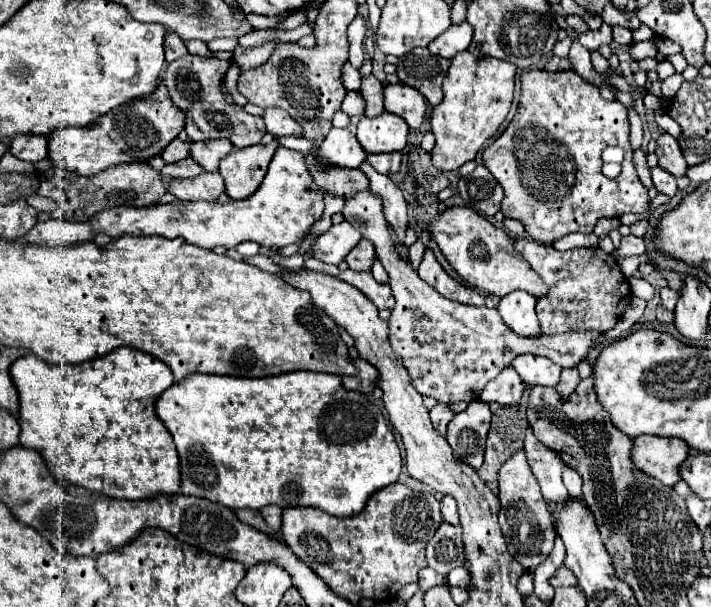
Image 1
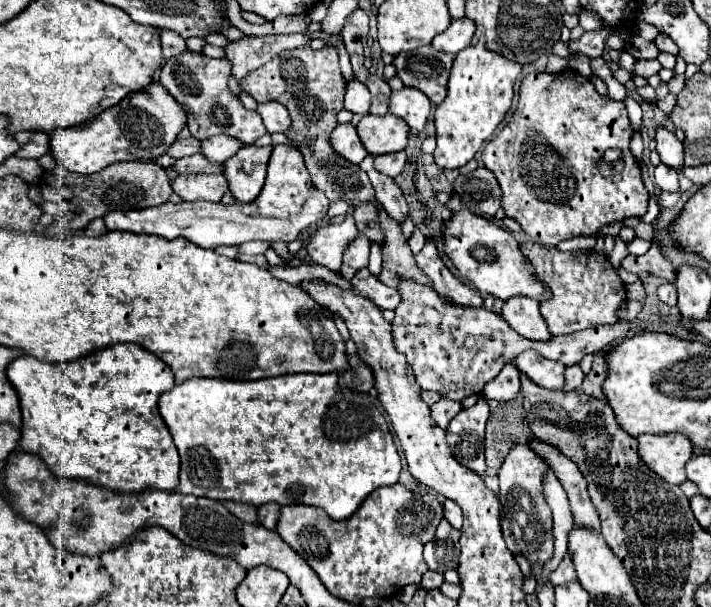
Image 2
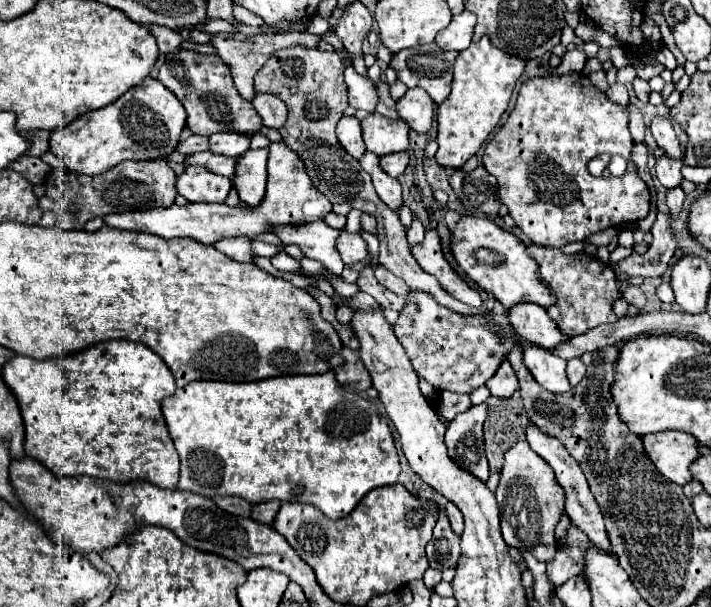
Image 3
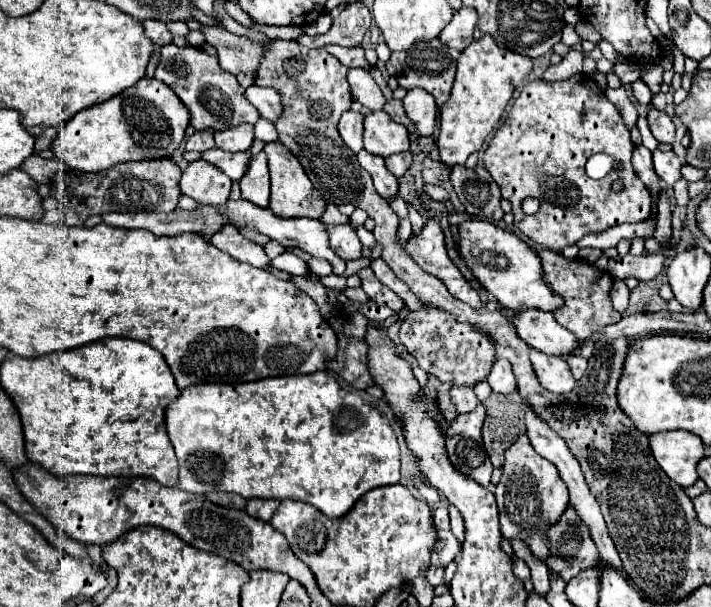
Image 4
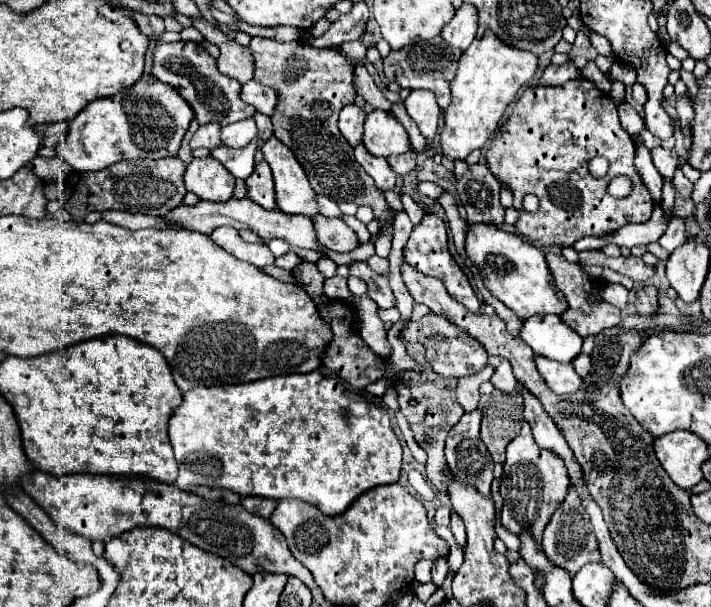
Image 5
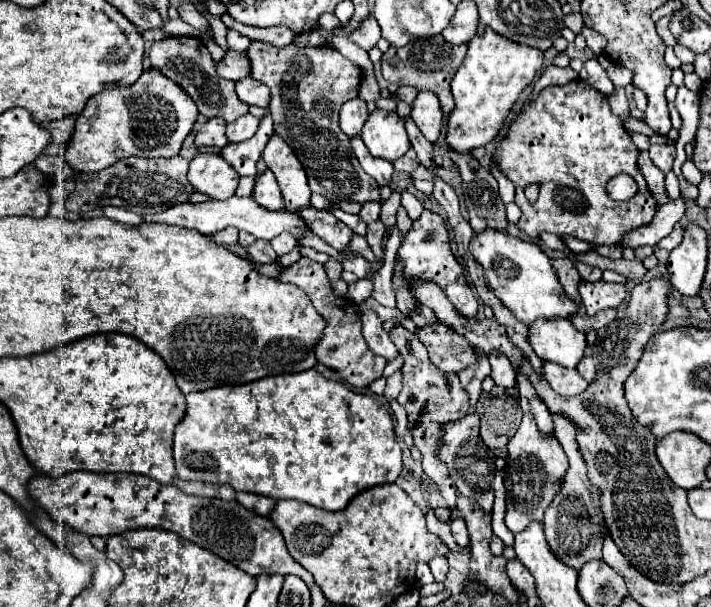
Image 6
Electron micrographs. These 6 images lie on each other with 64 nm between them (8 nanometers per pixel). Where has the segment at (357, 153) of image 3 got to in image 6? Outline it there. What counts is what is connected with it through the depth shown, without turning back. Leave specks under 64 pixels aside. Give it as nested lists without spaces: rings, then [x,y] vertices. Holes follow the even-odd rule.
[[[360,98],[348,100],[348,102],[342,106],[342,110],[340,110],[340,128],[342,128],[342,132],[344,132],[348,138],[360,136],[362,124],[366,122],[366,116],[368,116],[366,104],[364,104]]]

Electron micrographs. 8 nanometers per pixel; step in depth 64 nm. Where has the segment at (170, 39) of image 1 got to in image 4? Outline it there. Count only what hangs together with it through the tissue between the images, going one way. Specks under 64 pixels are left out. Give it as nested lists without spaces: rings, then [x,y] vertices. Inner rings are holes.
[[[144,20],[142,22],[144,26],[144,32],[146,36],[156,44],[156,46],[166,46],[166,44],[172,44],[172,34],[168,30],[166,24],[162,24],[160,20]]]

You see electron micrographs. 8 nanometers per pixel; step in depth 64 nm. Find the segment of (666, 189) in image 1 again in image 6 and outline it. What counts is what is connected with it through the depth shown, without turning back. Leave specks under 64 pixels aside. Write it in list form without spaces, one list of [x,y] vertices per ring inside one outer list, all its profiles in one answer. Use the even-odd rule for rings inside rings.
[[[656,144],[656,146],[650,146],[650,158],[652,162],[666,174],[672,170],[672,162],[676,158],[676,148],[670,146],[670,144]]]

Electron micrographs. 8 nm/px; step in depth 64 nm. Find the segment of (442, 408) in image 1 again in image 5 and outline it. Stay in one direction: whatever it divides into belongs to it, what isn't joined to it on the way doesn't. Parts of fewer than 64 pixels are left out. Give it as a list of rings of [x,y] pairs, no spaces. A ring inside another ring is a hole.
[[[484,368],[482,372],[474,374],[474,376],[466,376],[466,378],[460,378],[458,380],[458,388],[456,388],[456,396],[458,396],[458,404],[462,406],[464,412],[472,412],[478,408],[478,400],[480,400],[480,394],[478,394],[478,388],[482,382],[490,380],[490,374],[492,374],[492,368]]]

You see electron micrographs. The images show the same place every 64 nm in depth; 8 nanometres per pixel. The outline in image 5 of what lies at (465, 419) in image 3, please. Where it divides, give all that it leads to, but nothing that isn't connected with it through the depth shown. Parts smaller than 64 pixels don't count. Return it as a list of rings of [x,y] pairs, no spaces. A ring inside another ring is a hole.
[[[474,410],[468,412],[460,418],[460,422],[448,432],[446,438],[446,462],[450,472],[456,476],[456,480],[464,482],[464,484],[472,484],[476,486],[478,492],[482,494],[490,494],[490,484],[492,484],[492,468],[494,462],[484,446],[484,442],[480,440],[480,420],[482,420],[482,410]]]

